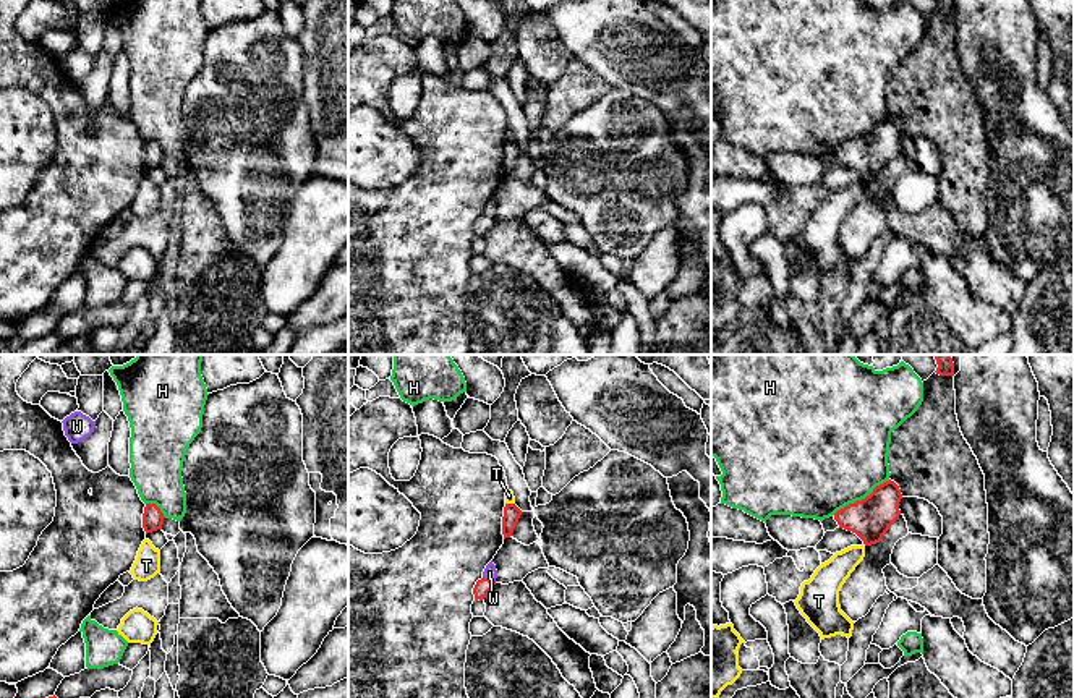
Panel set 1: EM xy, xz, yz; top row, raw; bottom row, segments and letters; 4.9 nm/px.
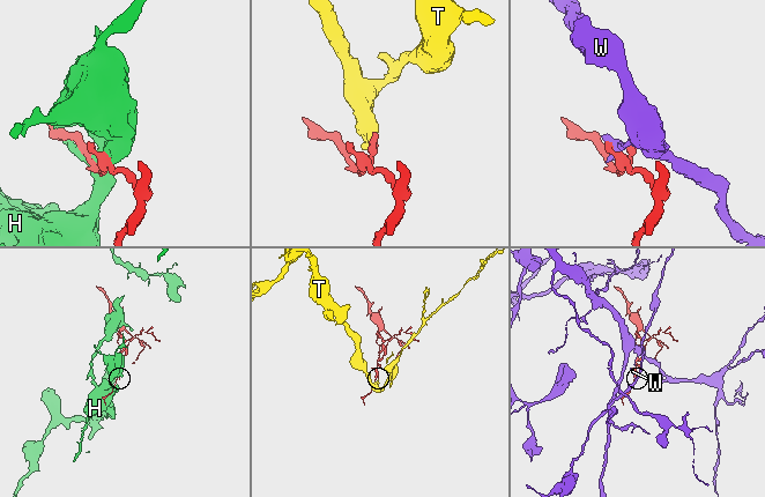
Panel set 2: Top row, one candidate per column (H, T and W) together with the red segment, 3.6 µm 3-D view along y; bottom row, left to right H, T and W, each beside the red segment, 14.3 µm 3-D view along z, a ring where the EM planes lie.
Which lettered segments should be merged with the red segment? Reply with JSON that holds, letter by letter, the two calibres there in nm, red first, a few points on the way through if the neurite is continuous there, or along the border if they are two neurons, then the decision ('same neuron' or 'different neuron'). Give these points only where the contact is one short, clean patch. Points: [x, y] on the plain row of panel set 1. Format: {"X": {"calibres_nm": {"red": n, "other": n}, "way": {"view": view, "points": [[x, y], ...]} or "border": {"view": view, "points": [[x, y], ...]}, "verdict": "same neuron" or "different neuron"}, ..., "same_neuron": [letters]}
{"H": {"calibres_nm": {"red": 200, "other": 480}, "verdict": "different neuron"}, "T": {"calibres_nm": {"red": 80, "other": 50}, "border": {"view": "xz", "points": [[506, 140], [514, 141]]}, "verdict": "different neuron"}, "W": {"calibres_nm": {"red": 80, "other": 70}, "verdict": "different neuron"}, "same_neuron": []}

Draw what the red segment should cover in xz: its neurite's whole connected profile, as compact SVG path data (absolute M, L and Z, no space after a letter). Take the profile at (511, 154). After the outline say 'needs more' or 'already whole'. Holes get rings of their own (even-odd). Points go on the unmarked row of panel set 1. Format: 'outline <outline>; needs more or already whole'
outline M505 141L502 154L504 177L510 175L523 149L515 141Z; already whole

